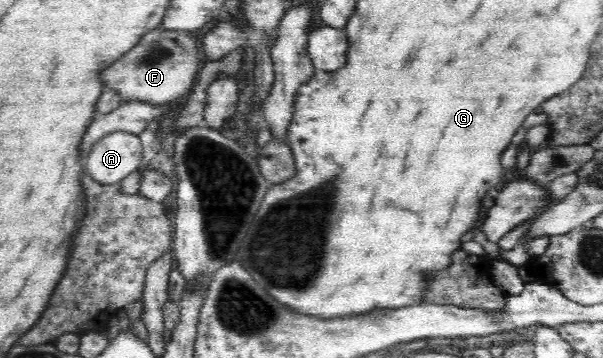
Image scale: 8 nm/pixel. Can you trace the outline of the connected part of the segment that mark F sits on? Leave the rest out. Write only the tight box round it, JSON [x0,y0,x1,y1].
[104,30,200,104]

